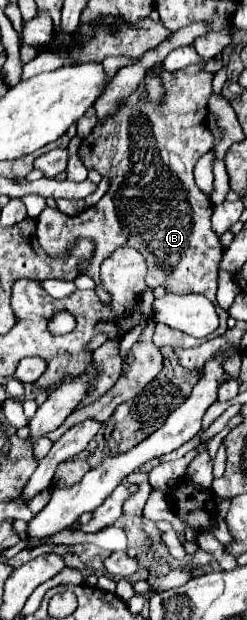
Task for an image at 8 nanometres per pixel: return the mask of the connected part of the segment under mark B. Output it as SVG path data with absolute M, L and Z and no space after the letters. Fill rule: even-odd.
M188 65L174 73L166 69L158 69L158 77L162 79L164 97L160 101L150 101L146 95L144 81L138 83L134 93L120 101L114 115L98 119L96 127L86 135L80 143L78 157L88 169L96 169L102 177L110 179L110 191L100 199L98 205L86 209L78 217L66 217L58 209L46 207L38 215L38 241L42 249L52 257L66 257L66 251L74 245L78 237L90 237L96 241L94 259L90 267L86 267L86 275L96 281L95 292L102 303L110 303L111 295L100 285L100 265L102 261L114 253L116 247L134 245L146 259L148 279L160 279L160 285L170 293L200 293L206 295L214 305L220 317L220 327L204 339L212 339L222 335L228 327L228 313L216 301L218 287L218 263L222 259L220 239L210 229L212 207L208 197L194 183L194 165L215 145L214 137L206 125L208 115L208 97L212 93L212 73L204 71L204 65Z

